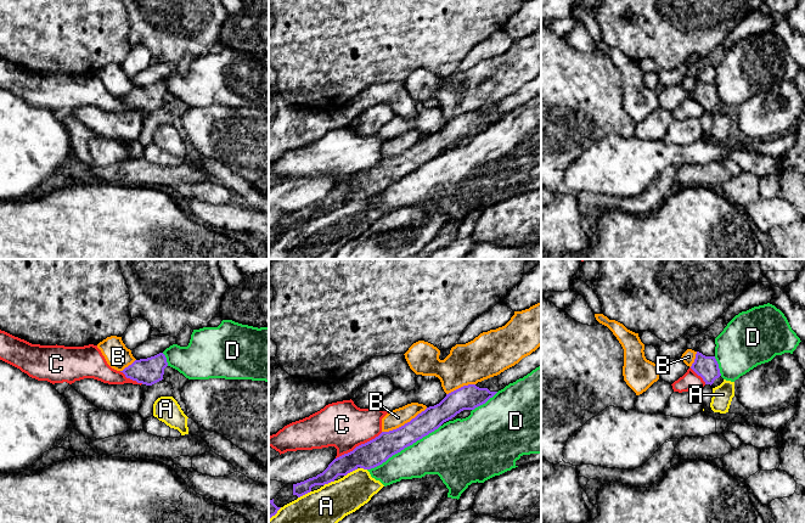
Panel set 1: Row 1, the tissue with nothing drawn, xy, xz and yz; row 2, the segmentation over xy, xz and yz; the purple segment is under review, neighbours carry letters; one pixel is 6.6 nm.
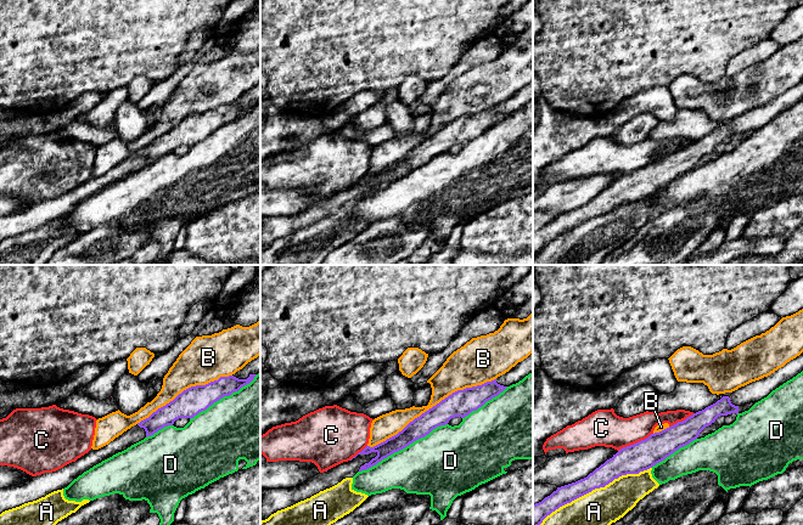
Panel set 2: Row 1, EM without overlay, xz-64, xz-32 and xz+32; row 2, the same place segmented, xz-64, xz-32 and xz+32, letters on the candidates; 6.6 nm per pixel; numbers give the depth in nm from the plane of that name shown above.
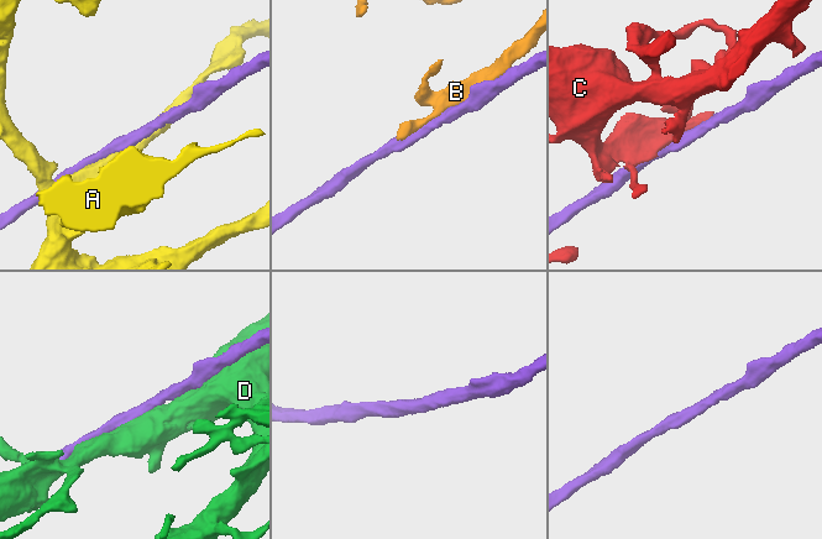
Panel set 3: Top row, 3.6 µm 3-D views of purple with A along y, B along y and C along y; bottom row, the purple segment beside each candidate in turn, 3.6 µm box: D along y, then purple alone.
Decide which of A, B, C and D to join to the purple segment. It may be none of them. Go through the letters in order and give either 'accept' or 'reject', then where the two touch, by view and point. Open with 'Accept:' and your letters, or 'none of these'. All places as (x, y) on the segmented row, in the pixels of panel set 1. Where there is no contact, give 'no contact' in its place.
Accept: none of these
A: reject; contact xz (350, 471)
B: reject; contact xz (405, 423)
C: reject; contact xz (359, 445)
D: reject; contact xz (404, 448)

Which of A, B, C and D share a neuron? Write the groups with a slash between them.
A / B / C / D

